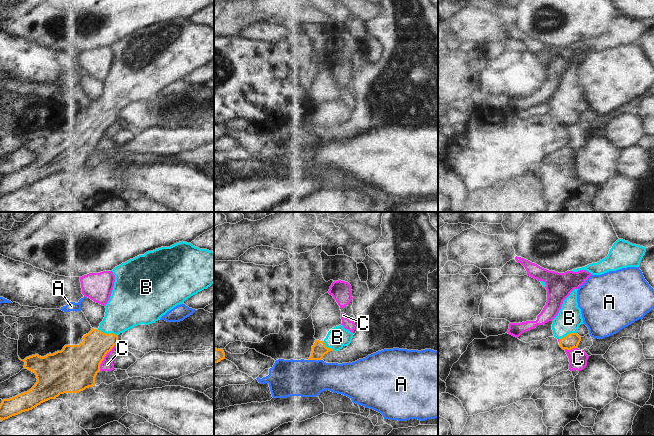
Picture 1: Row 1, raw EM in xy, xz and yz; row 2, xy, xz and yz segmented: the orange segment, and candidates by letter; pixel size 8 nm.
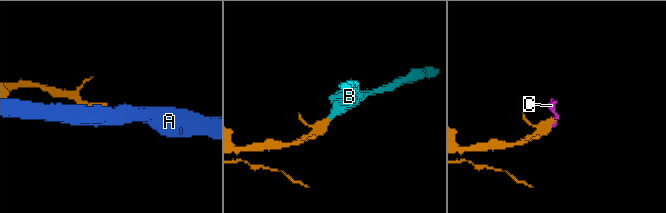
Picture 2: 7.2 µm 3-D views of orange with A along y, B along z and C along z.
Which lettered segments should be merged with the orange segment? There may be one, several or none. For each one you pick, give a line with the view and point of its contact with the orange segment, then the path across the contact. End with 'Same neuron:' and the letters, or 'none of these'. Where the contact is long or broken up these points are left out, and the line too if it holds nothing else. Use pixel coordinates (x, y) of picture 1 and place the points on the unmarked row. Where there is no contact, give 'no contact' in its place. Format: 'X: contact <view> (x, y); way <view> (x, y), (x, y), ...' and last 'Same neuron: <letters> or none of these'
B: contact xy (107, 110); way xy (86, 133), (107, 110), (110, 103), (125, 85)
Same neuron: B

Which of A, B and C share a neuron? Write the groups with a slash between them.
A / B / C

